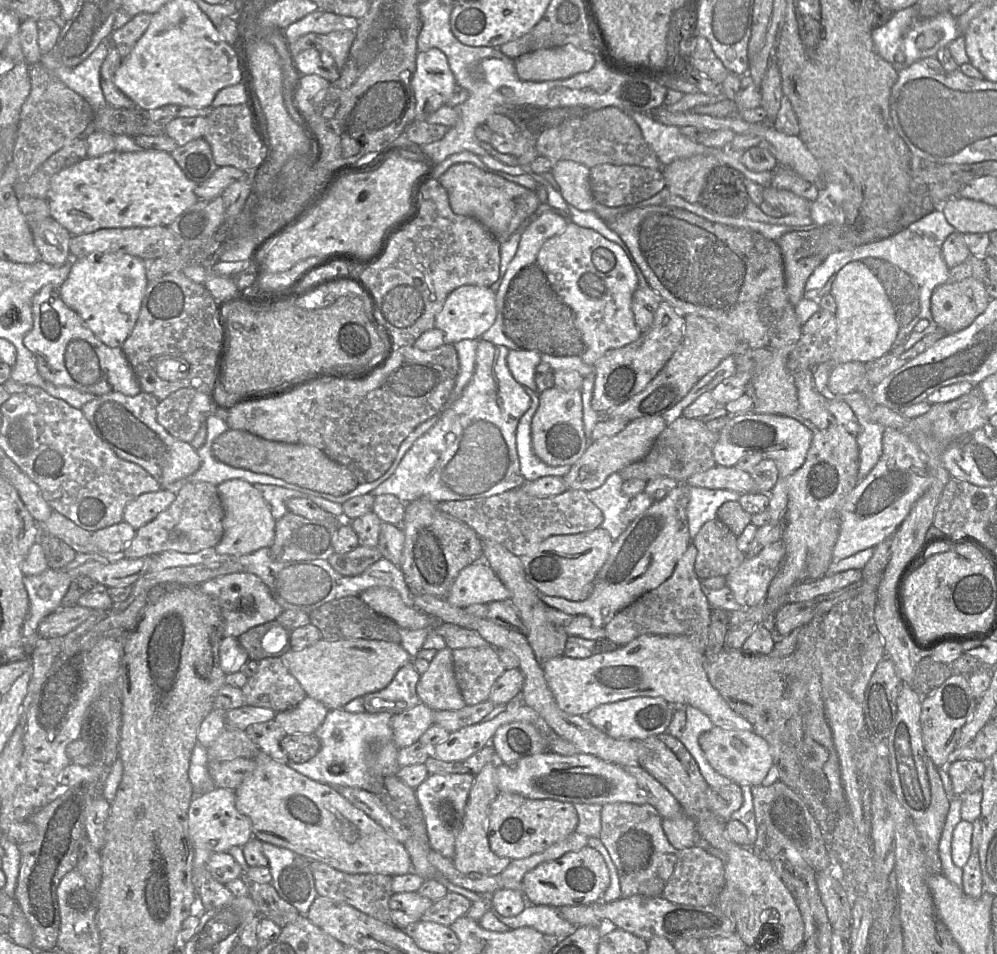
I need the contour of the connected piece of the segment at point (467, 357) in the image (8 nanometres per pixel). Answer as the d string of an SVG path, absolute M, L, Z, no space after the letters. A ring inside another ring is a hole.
M461 340L452 345L458 355L459 371L445 408L453 404L461 396L473 376L478 340Z

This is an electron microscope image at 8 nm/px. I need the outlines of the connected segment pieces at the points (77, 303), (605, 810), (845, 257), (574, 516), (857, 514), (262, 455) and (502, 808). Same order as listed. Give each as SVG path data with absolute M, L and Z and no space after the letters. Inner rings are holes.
M119 252L72 259L69 275L59 288L60 297L100 341L122 348L138 320L147 285L146 267L147 262L141 258Z
M608 803L601 808L601 832L599 839L607 848L617 869L621 897L639 893L639 886L654 877L667 882L673 874L678 850L668 841L662 826L662 817L650 803Z
M940 207L940 209L928 213L919 220L884 239L875 240L855 247L840 248L838 251L829 248L828 254L811 273L806 284L810 289L819 291L824 287L829 278L835 275L844 265L851 261L863 260L866 257L886 260L905 271L914 279L914 287L921 301L921 310L908 325L900 327L890 351L900 345L903 345L906 351L926 335L939 329L931 313L931 296L938 286L950 281L950 268L946 265L942 256L942 245L945 239L954 231L956 230L949 224ZM922 319L928 320L929 325L925 330L916 332L914 330L915 326Z
M519 487L486 498L436 504L440 511L473 528L481 539L497 542L519 558L536 551L551 536L589 532L599 528L604 520L602 511L591 502L587 492L574 489L539 498L528 495Z
M886 427L882 453L869 472L859 480L839 508L840 529L832 551L832 563L890 538L909 514L914 503L928 486L928 472L921 450L904 432Z
M227 430L212 442L212 453L222 463L264 473L310 490L345 495L358 486L355 475L344 465L330 459L320 449L306 444L270 441L243 430Z
M499 792L487 819L490 849L511 860L527 858L560 842L576 831L579 817L574 804L553 799L530 799L520 794Z

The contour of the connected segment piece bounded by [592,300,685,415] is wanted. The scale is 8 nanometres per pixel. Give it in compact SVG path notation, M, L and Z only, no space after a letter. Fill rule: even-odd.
M663 300L652 325L634 342L608 351L594 364L596 378L592 393L592 407L600 415L622 404L641 392L680 345L685 328L684 316L669 302Z

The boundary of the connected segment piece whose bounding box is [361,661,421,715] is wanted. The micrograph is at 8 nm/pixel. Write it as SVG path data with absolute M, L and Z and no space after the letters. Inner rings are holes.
M412 661L402 666L386 688L361 698L365 711L395 715L415 707L421 703L416 692L419 679Z

